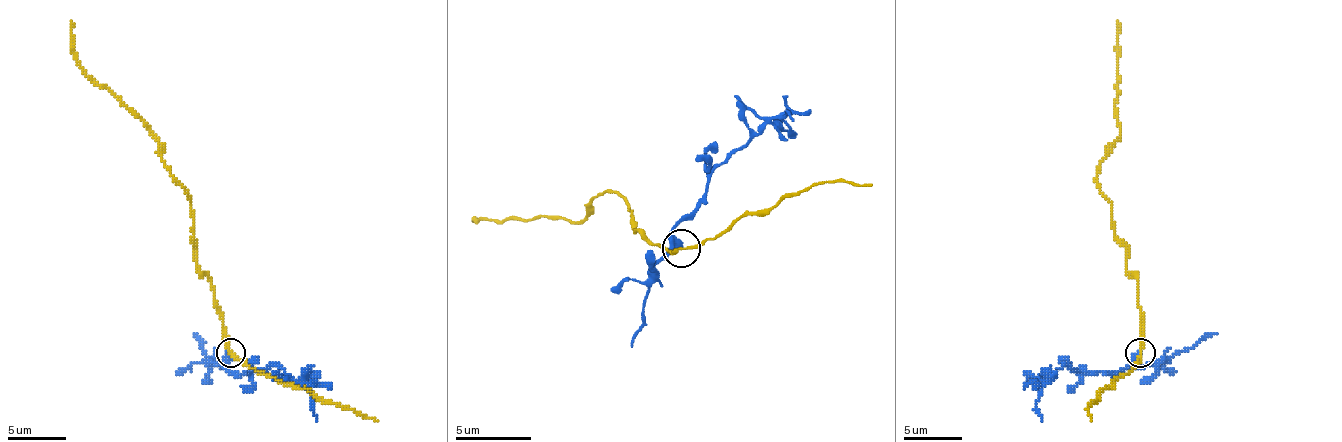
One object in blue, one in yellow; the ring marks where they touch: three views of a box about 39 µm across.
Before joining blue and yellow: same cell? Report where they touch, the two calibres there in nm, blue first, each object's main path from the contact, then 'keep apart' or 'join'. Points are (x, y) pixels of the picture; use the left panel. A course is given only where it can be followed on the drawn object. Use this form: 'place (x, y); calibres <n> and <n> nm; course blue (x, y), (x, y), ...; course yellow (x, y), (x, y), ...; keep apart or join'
place (231, 353); calibres 480 and 160 nm; course blue (232, 354), (223, 365), (237, 374), (278, 365), (302, 386), (313, 403), (316, 421); course yellow (232, 354), (211, 281), (196, 263), (185, 187), (167, 167), (153, 132), (86, 73), (74, 50), (71, 21); keep apart

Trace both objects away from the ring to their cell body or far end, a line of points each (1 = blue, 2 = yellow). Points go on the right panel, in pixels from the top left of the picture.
1: (1138, 354), (1111, 374), (1062, 365), (1038, 386), (1036, 403), (1041, 421)
2: (1141, 354), (1138, 281), (1114, 234), (1097, 167), (1120, 132), (1117, 21)

